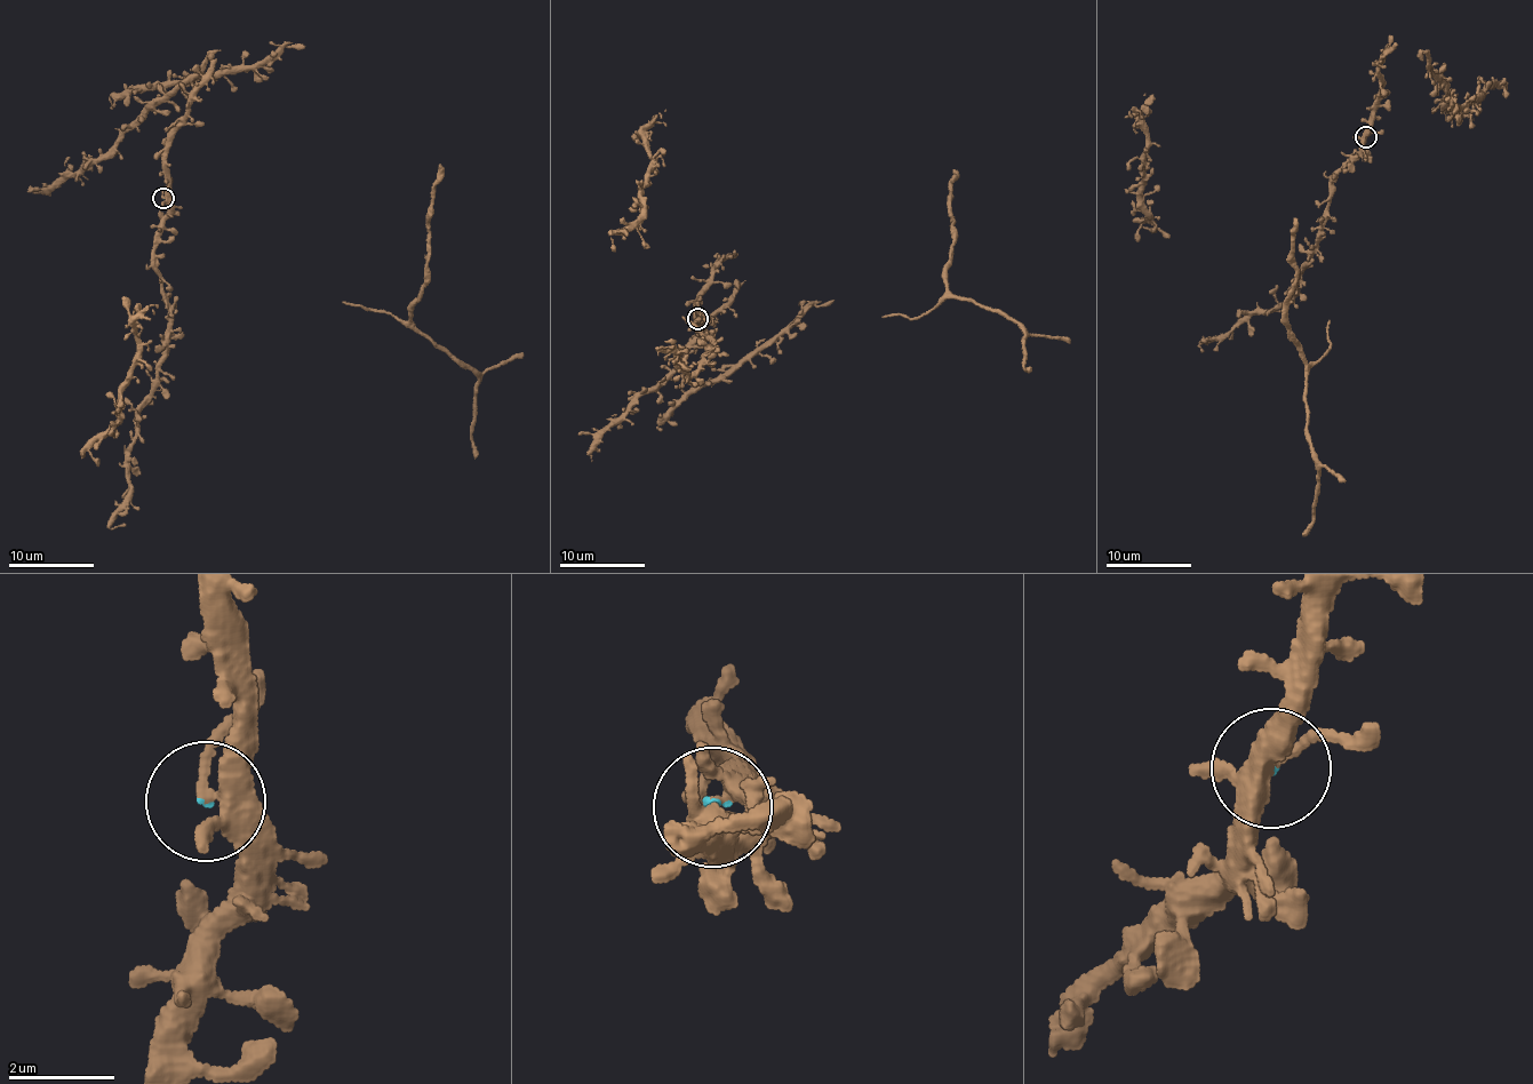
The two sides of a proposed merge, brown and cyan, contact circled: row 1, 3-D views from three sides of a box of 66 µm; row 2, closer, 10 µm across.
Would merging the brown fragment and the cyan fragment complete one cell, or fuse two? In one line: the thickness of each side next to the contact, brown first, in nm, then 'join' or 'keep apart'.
280/70 nm | join

